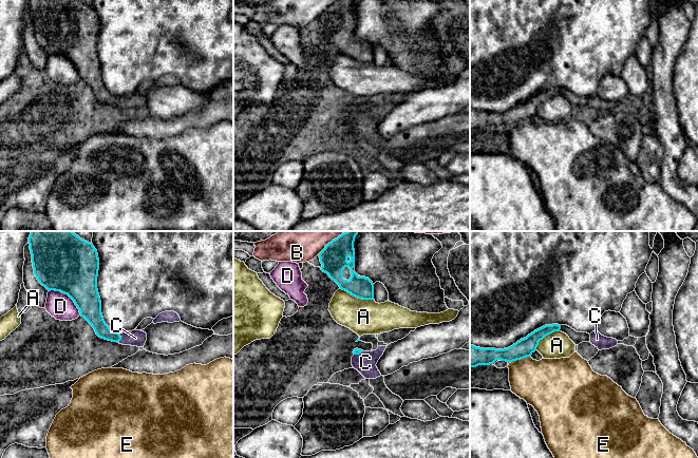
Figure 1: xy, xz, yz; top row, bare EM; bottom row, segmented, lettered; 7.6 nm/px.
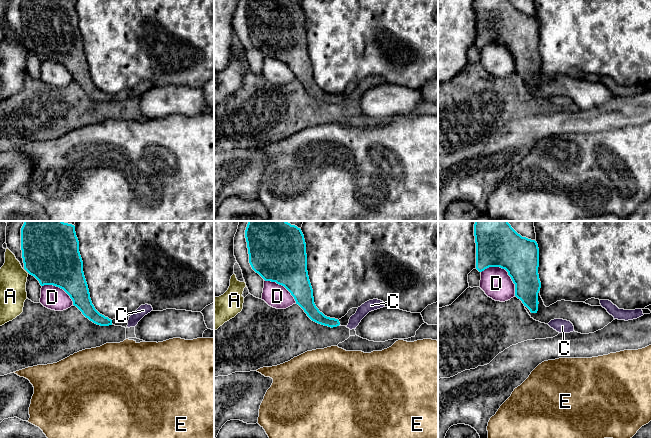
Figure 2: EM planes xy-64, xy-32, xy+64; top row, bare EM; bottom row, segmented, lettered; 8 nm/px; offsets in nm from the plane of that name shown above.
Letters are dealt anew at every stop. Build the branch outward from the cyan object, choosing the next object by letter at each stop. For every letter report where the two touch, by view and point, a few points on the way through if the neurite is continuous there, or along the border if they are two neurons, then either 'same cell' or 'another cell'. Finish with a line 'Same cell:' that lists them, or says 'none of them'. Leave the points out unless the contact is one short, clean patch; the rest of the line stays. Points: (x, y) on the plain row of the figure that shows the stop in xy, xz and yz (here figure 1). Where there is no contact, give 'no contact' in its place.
A: meets cyan in xz at (357, 60); another cell
B: meets cyan in xz at (327, 7); another cell
C: meets cyan in xy at (120, 101); runs through xy (95, 81), (111, 99), (120, 101), (135, 101); same cell
D: meets cyan in xy at (68, 58); another cell
E: meets cyan in yz at (520, 122); border along yz (529, 119), (511, 126); another cell
Same cell: C

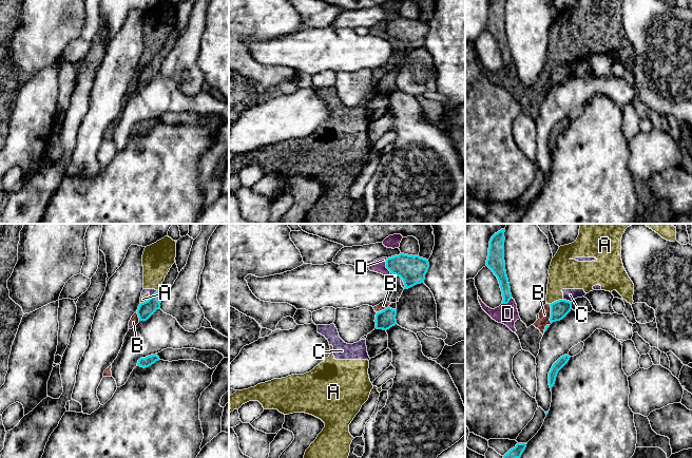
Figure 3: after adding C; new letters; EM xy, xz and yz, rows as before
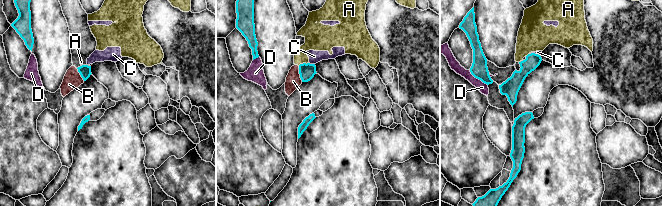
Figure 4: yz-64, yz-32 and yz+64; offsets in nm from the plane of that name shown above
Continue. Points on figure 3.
A: meets cyan in yz at (556, 64); border along yz (562, 62), (550, 68); another cell
B: meets cyan in yz at (551, 77); border along yz (549, 68), (551, 87); another cell
C: meets cyan in xy at (153, 58); border along xy (157, 54), (149, 62); another cell
D: meets cyan in xz at (386, 30); border along xz (386, 22), (386, 32), (390, 36); another cell
Same cell: none of them

